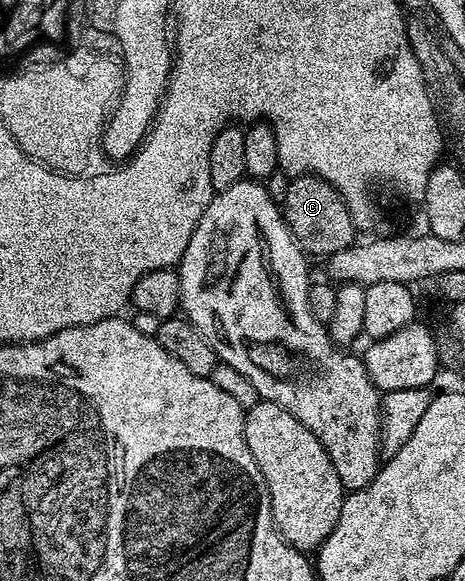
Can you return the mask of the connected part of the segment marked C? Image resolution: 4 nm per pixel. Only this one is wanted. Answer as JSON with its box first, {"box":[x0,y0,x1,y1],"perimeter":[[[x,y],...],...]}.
{"box":[281,175,356,258],"perimeter":[[[311,175],[293,177],[281,210],[294,240],[302,247],[303,252],[311,257],[328,258],[334,252],[344,250],[355,243],[356,225],[350,216],[350,208],[342,200],[337,188],[324,182],[324,178]]]}

